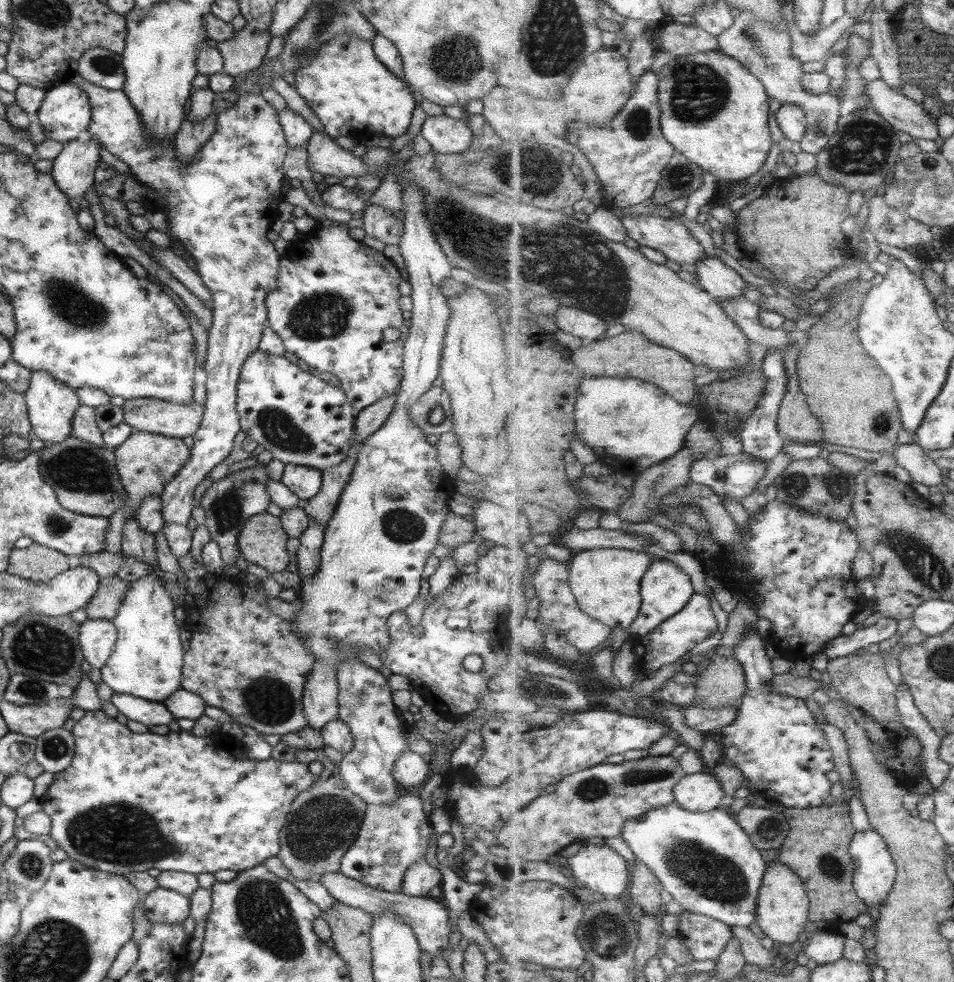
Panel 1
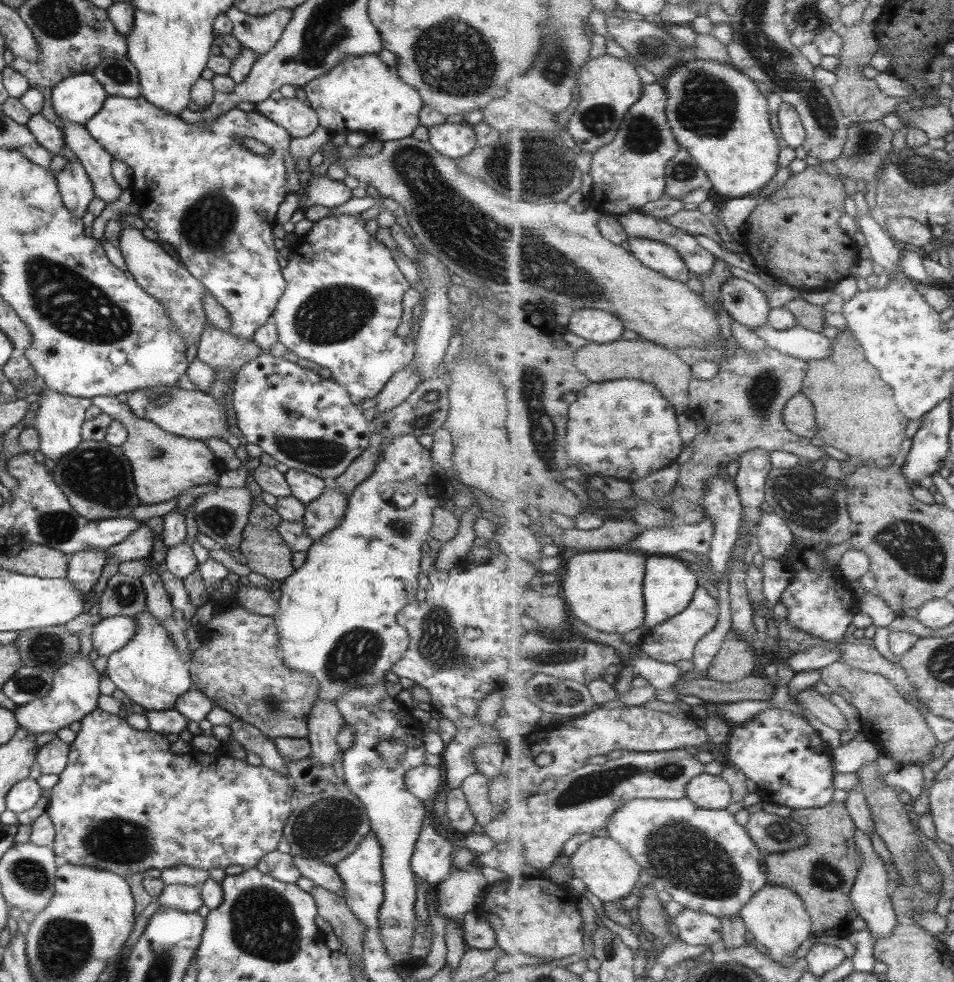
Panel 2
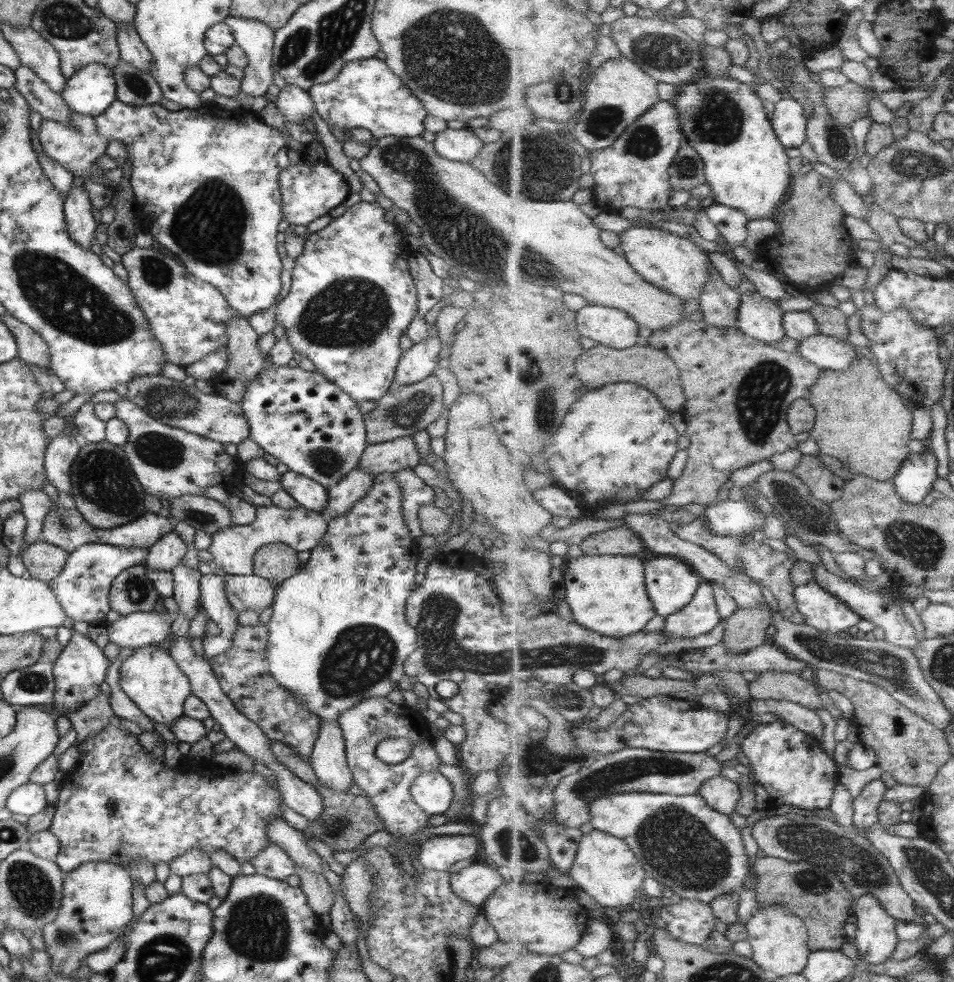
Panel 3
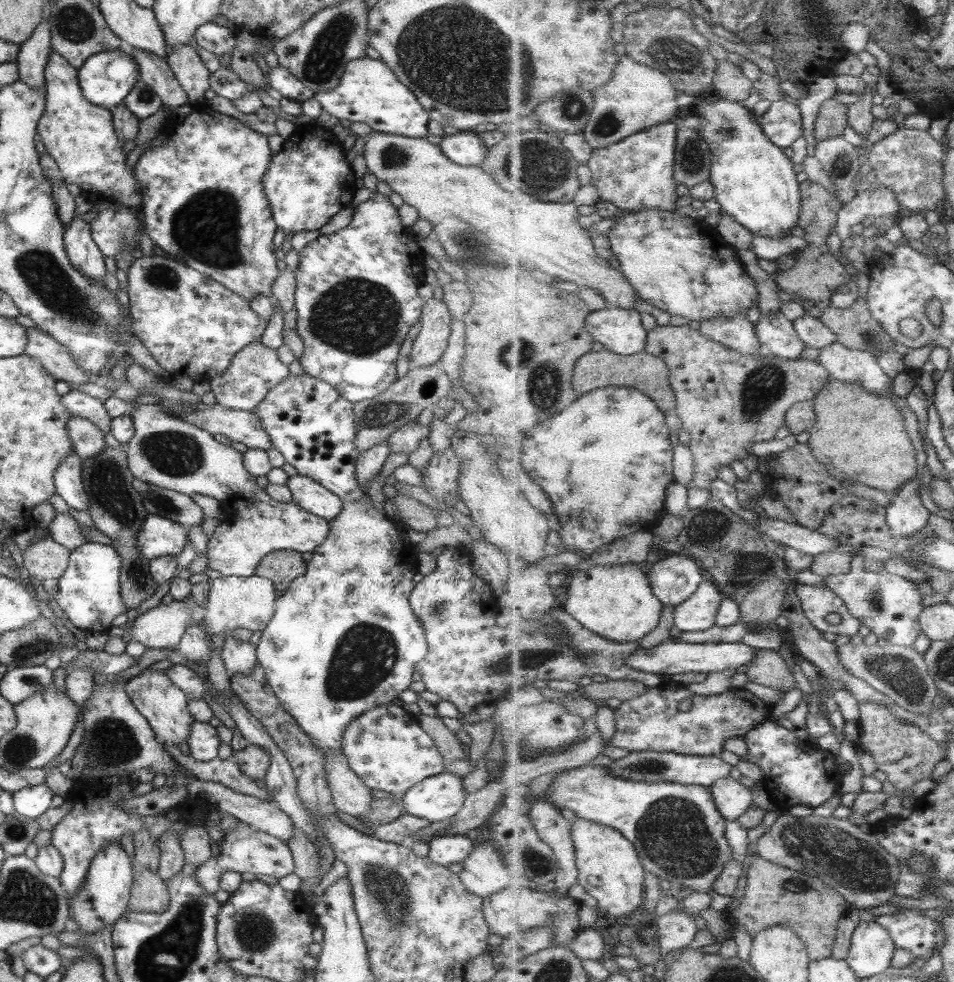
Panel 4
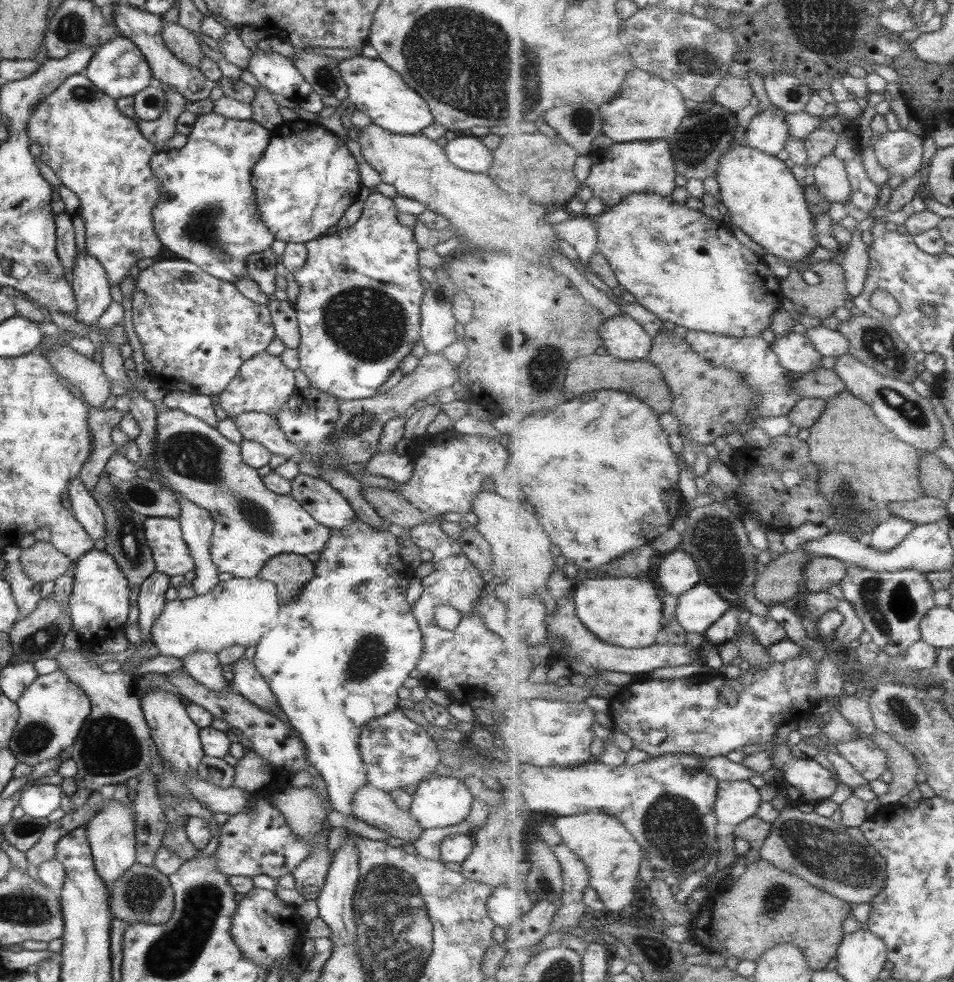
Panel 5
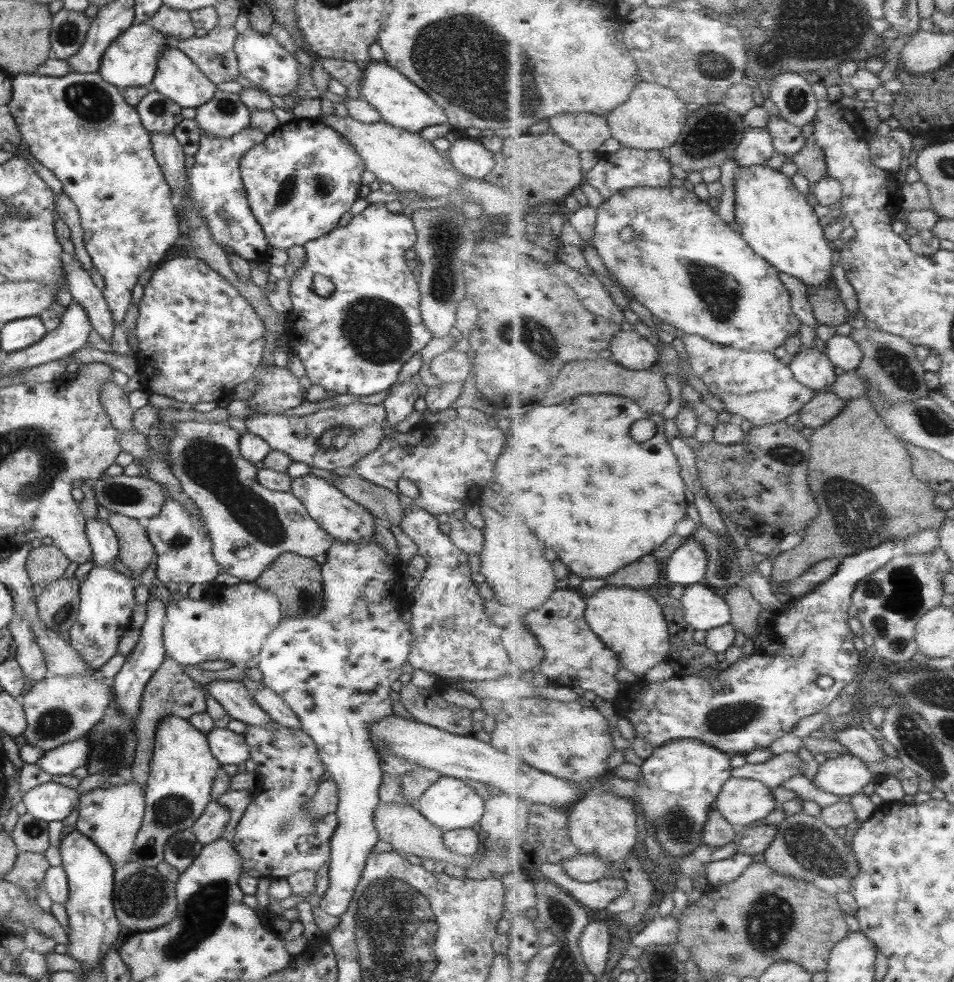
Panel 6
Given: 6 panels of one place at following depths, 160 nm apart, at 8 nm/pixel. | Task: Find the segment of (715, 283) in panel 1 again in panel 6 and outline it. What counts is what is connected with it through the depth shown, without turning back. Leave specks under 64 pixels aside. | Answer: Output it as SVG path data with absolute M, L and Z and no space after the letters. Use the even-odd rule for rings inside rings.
M814 347L800 350L789 365L796 379L817 393L827 391L838 377L833 361Z

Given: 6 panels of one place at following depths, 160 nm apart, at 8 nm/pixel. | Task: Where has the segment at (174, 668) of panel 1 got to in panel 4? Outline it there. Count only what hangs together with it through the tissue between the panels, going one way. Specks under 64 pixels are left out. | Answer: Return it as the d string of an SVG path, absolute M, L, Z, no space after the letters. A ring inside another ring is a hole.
M163 671L141 672L140 675L128 680L124 684L124 688L125 695L139 712L139 715L146 718L157 741L173 744L177 747L179 743L186 743L189 725L193 722L188 712L188 700L186 695L171 680L165 678Z

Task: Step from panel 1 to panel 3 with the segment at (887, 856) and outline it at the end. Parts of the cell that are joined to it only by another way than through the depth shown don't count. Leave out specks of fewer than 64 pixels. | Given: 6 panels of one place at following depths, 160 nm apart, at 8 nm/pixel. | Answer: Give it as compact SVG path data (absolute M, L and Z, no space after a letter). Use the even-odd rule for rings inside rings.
M881 780L869 782L863 789L863 792L853 798L851 807L853 809L852 824L854 830L872 827L880 824L878 817L878 808L888 787ZM873 893L856 899L853 911L858 923L855 943L859 958L872 965L889 960L900 940L896 919L885 912Z

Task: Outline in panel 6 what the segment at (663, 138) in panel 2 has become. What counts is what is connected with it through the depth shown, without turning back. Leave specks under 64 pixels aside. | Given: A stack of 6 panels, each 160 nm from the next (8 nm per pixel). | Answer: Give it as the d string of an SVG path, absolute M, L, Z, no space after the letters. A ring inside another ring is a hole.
M621 146L613 154L600 154L598 163L584 174L584 183L597 189L605 201L609 200L612 195L617 195L625 188L635 187L669 187L673 172L672 164L663 156L659 150L637 150Z

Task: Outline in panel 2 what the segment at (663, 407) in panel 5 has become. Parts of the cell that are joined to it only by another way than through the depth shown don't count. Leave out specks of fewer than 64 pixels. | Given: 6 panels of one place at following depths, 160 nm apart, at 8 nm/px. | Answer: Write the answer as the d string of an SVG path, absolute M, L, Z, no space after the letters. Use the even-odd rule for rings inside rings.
M641 337L610 343L589 342L576 350L575 363L580 372L584 372L593 383L615 379L639 379L657 385L679 414L685 414L691 405L690 387L693 378L690 364L674 349L665 348Z

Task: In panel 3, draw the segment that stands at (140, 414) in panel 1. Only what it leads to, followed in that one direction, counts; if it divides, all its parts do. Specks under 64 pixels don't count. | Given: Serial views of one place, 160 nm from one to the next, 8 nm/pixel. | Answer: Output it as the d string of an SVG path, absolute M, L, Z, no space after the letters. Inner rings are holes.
M138 376L126 384L126 397L133 404L136 404L146 414L153 417L153 420L168 424L169 427L179 428L181 431L192 433L196 436L205 437L207 440L217 441L221 444L239 444L244 438L249 437L249 429L240 411L239 403L232 403L225 397L214 393L199 392L194 385L188 386L182 381L169 380L164 376Z

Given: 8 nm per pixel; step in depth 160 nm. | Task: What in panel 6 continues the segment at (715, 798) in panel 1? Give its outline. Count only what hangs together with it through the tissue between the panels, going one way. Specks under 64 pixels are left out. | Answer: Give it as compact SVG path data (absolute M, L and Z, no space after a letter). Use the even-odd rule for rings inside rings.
M732 777L718 796L716 807L732 825L746 827L767 818L779 803L771 789L759 780Z

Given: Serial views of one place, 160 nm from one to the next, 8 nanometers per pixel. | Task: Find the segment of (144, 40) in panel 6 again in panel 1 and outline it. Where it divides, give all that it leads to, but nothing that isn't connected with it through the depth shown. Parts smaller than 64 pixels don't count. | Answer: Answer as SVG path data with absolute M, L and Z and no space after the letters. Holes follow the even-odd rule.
M63 82L44 91L34 118L44 129L44 138L64 144L88 130L90 106L76 83ZM50 128L54 131L49 131Z

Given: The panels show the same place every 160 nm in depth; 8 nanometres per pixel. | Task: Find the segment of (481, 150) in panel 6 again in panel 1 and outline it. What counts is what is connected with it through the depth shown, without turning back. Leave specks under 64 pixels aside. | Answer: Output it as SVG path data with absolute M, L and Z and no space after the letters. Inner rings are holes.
M440 115L427 116L419 133L431 147L431 152L447 155L460 154L469 149L472 132L465 123L465 118L455 119Z

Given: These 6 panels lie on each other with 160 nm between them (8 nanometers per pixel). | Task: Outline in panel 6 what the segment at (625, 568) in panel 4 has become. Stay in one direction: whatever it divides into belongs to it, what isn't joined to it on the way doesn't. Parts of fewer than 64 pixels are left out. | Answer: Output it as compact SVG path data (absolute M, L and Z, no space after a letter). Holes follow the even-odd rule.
M605 584L586 598L586 619L592 632L621 658L621 668L645 681L647 672L665 662L671 650L668 621L663 607L653 591L641 591L628 586Z

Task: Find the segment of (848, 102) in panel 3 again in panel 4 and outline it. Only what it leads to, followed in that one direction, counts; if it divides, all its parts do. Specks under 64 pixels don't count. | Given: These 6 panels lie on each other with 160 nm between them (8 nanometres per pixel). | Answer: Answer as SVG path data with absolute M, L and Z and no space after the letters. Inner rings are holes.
M835 98L821 102L813 121L814 142L841 136L849 125L848 105L839 103Z

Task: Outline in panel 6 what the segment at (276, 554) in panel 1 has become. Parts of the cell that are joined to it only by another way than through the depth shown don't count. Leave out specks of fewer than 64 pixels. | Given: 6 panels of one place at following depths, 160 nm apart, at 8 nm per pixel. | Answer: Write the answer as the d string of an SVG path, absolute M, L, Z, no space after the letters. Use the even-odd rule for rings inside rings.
M284 552L275 558L254 580L254 583L277 597L283 617L295 617L306 611L318 611L322 595L320 565L312 558L303 558L290 552Z

